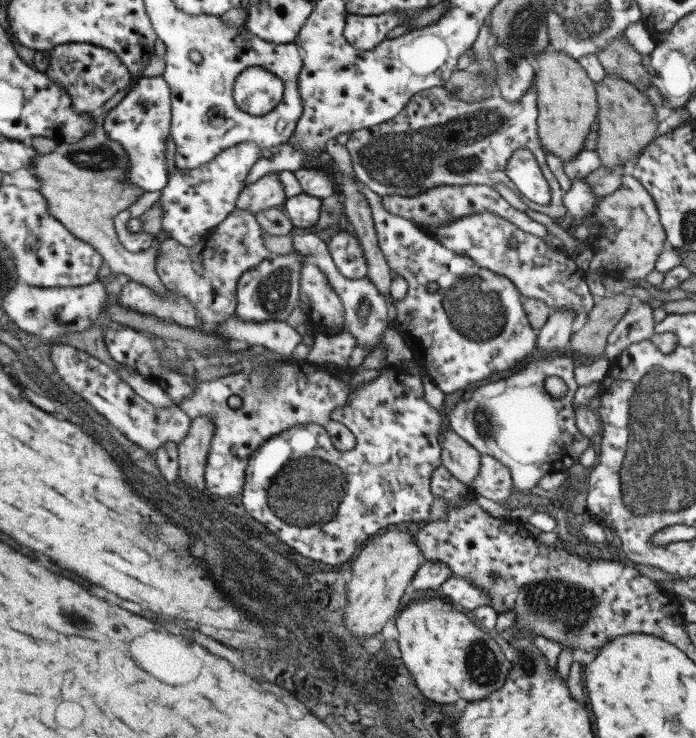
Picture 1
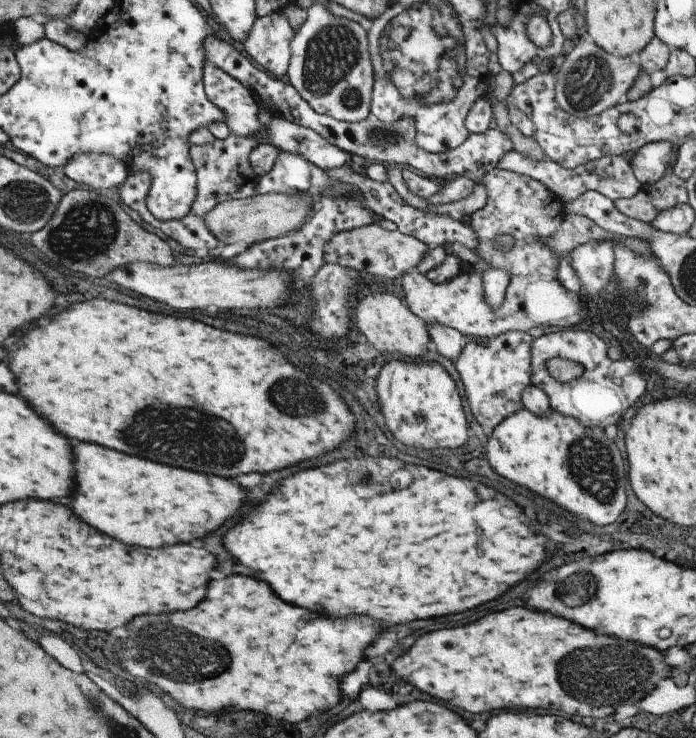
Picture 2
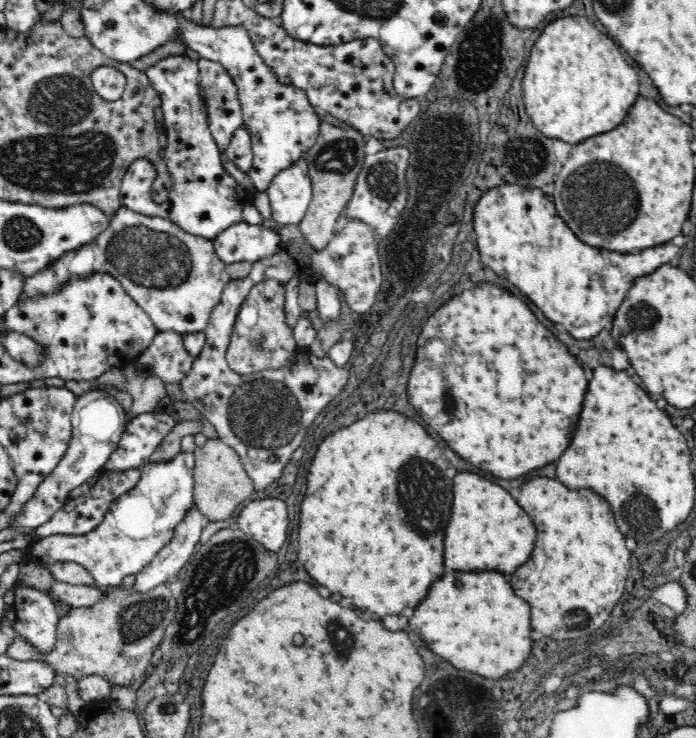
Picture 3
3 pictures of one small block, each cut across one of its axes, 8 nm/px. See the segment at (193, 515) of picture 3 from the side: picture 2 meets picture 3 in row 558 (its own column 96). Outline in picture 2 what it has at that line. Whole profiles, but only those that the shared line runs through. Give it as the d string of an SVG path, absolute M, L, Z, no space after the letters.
M79 154L71 158L61 170L77 184L89 186L89 190L103 194L113 186L119 190L119 184L129 176L125 162L109 154Z

